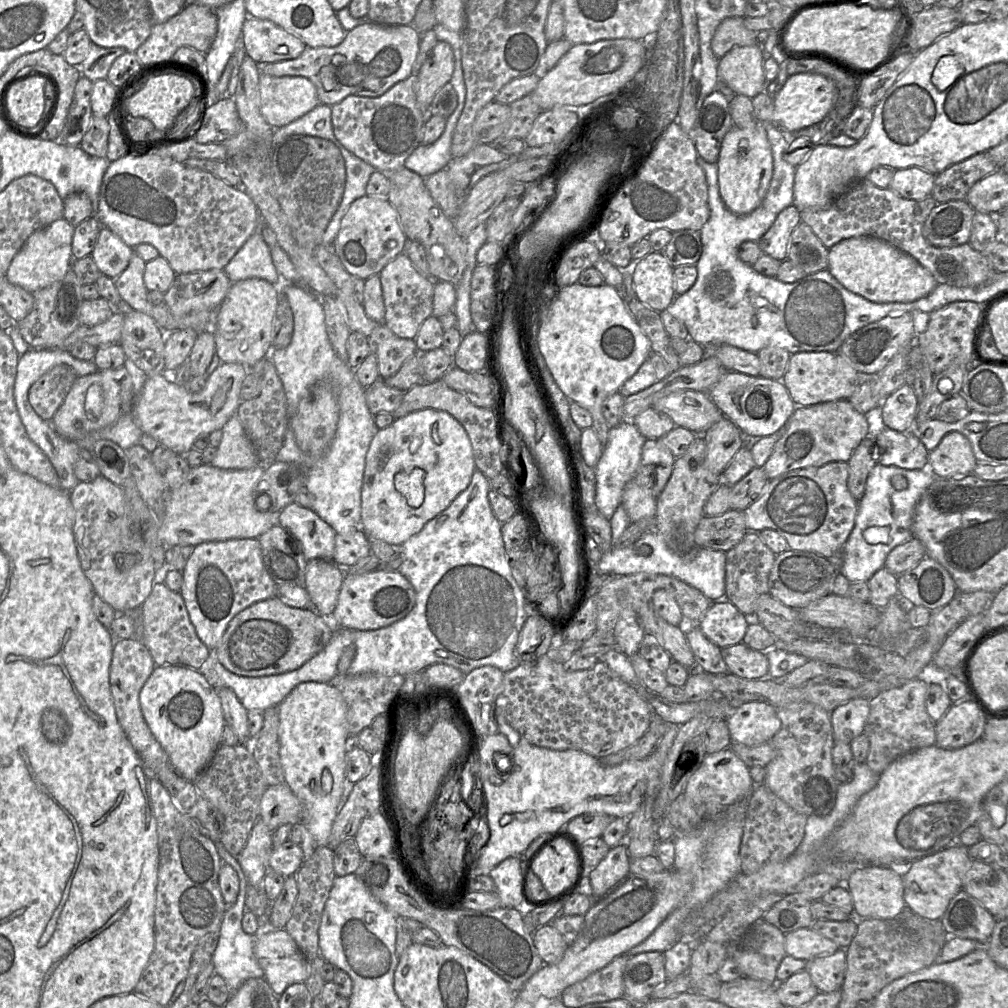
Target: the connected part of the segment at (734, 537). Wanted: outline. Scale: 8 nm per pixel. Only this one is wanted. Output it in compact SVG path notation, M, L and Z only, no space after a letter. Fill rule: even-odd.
M728 510L718 516L704 516L694 532L699 548L727 552L748 532L744 511Z

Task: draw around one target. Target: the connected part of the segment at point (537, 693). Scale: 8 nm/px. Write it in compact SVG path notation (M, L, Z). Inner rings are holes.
M545 654L534 664L520 663L515 669L504 673L495 701L495 717L498 731L507 737L512 746L517 746L524 738L540 747L580 750L599 759L639 740L650 727L652 708L605 662L598 661L590 669L566 671L563 664L551 660Z

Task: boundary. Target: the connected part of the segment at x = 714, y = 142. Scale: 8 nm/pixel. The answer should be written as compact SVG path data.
M713 91L701 104L691 130L698 156L717 163L723 138L733 126L728 100L720 91Z

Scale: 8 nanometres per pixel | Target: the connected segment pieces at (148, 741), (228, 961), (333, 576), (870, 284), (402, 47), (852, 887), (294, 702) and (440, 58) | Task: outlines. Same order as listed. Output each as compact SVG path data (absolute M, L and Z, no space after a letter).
M135 638L115 640L109 672L115 712L127 739L142 759L148 778L149 775L157 775L159 768L172 766L167 753L149 729L139 703L139 693L155 667L151 653L142 640Z
M220 841L215 842L215 845L222 861L235 869L240 882L236 901L232 905L227 905L224 913L220 928L219 942L212 958L215 973L221 975L225 979L231 993L234 993L247 979L264 978L264 971L254 954L256 935L245 933L241 926L241 920L246 910L247 879L238 859L230 854Z
M314 559L307 563L305 589L311 608L324 617L331 617L335 610L344 572L333 560Z
M870 236L853 237L833 245L828 253L827 270L847 290L876 303L913 302L938 285L933 275L911 255Z
M371 21L348 31L344 41L335 47L306 47L296 59L258 65L260 73L273 77L301 76L308 78L316 87L320 103L333 106L350 95L379 97L398 82L408 78L413 73L420 40L421 34L413 25L379 25Z
M865 865L856 869L846 883L853 899L856 919L893 919L906 907L904 901L903 869L892 866Z
M303 682L297 685L291 693L278 705L279 715L279 744L280 744L280 761L284 774L285 783L289 786L292 792L297 796L303 806L302 822L310 834L312 835L317 846L328 845L328 839L331 834L332 825L335 821L338 809L343 802L343 798L347 798L352 791L354 783L350 783L345 777L345 757L350 746L356 744L356 738L349 737L347 733L347 706L342 696L342 693L332 684L323 682Z
M438 41L418 72L417 103L423 113L428 114L435 94L451 80L454 67L451 46Z

